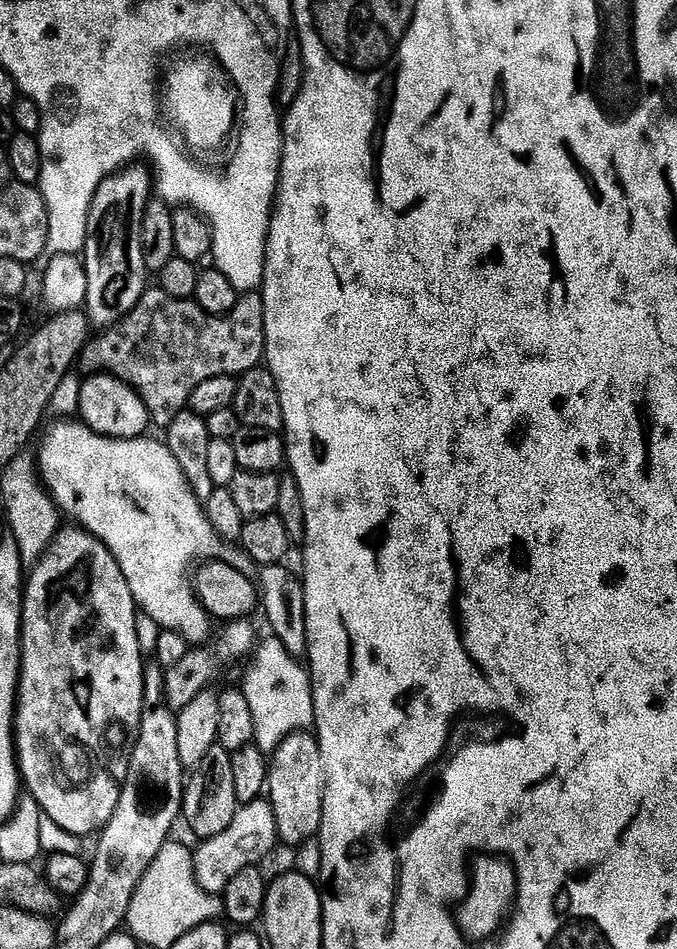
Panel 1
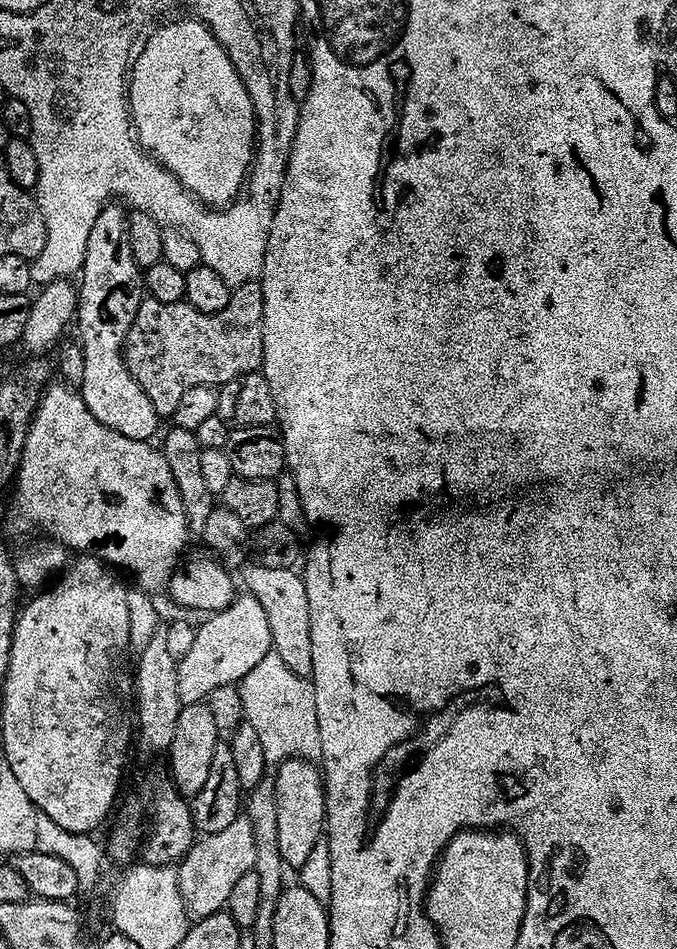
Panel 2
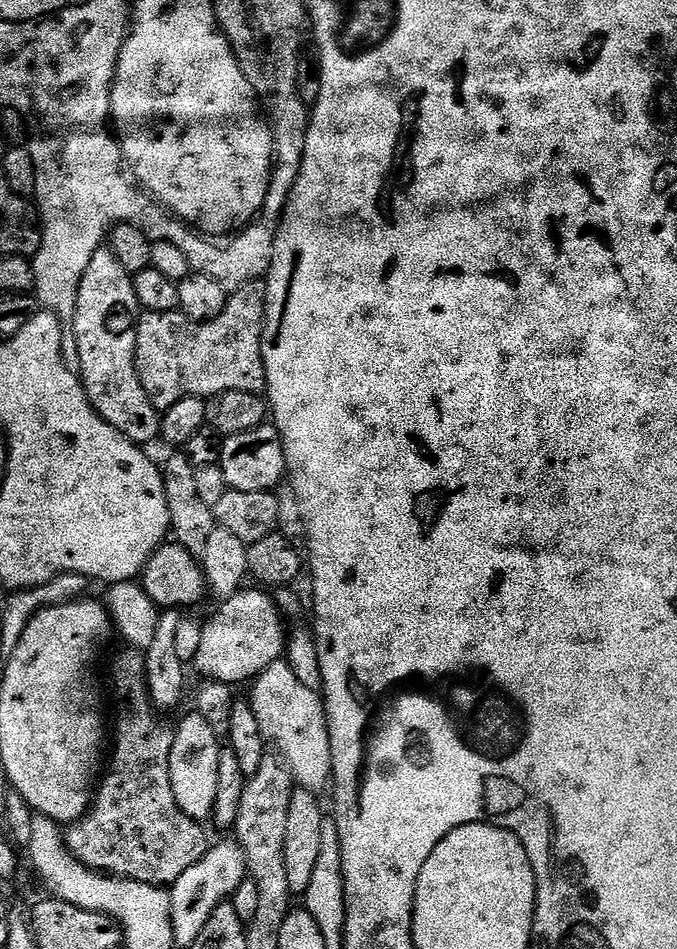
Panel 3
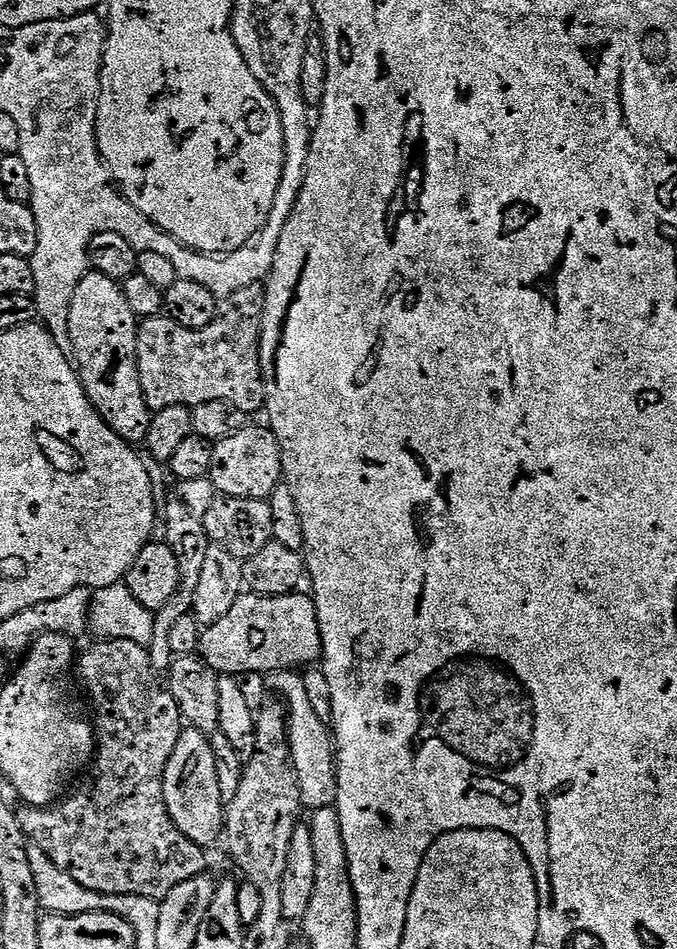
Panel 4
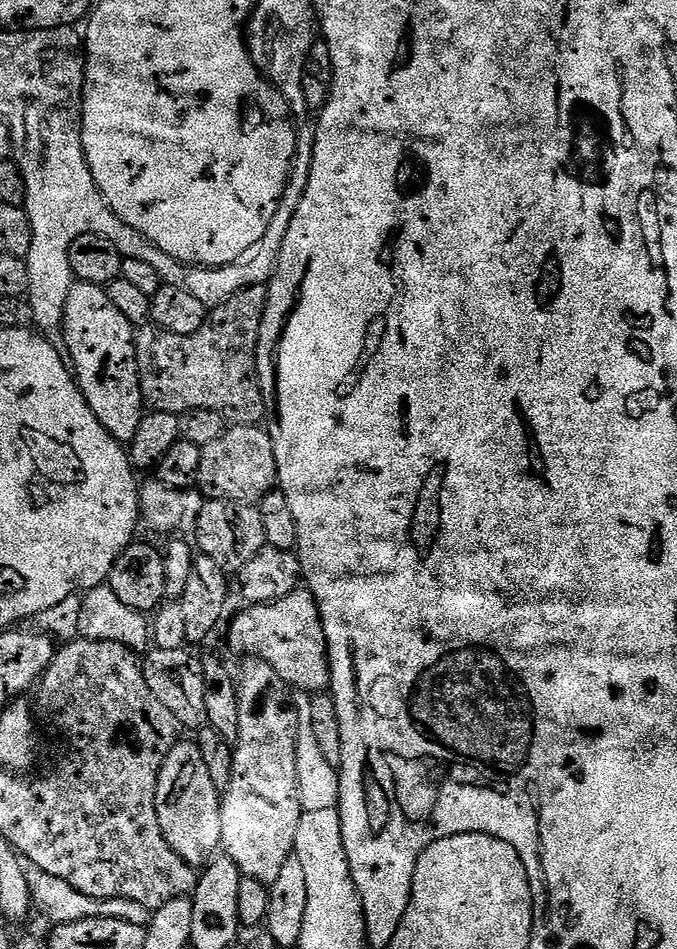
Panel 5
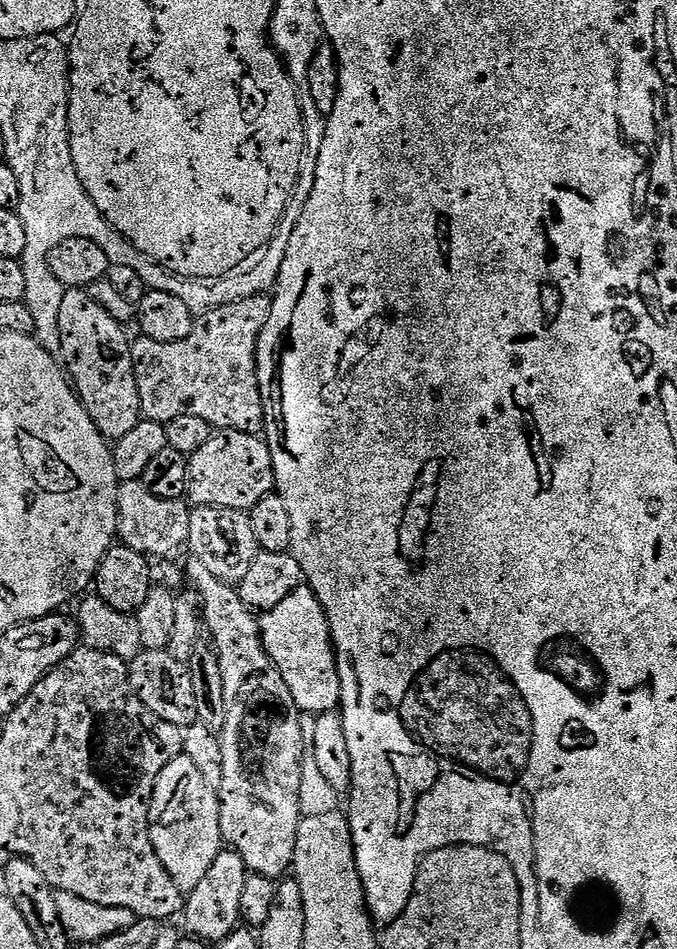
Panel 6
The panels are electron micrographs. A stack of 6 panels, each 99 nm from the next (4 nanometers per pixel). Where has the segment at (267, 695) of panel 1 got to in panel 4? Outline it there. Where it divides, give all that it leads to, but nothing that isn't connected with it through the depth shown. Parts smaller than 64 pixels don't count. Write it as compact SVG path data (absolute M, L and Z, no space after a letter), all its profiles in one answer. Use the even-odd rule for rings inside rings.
M299 671L269 672L266 680L277 692L288 712L288 745L292 755L292 765L298 774L300 803L305 809L330 808L336 802L336 754L334 736L329 725L318 718L306 695L306 682Z

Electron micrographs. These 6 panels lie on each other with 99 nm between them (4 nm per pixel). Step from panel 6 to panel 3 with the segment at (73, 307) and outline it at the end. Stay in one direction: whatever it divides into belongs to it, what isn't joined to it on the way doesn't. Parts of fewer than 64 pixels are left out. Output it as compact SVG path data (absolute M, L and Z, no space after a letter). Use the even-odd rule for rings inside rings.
M102 246L94 254L94 258L90 258L90 266L86 266L86 274L82 274L82 282L80 289L76 295L76 317L72 319L71 329L74 333L74 343L76 342L76 356L80 359L80 368L78 367L78 375L84 381L84 389L88 395L88 401L94 406L96 413L102 417L110 426L114 426L114 430L118 430L128 440L134 444L148 446L148 443L154 441L160 435L160 417L161 413L150 402L150 398L146 394L146 390L142 386L139 374L136 373L136 325L139 324L142 315L142 309L139 304L138 296L135 294L135 282L133 273L126 270L126 266L122 266L122 262L118 262L118 258L114 258L111 248Z

